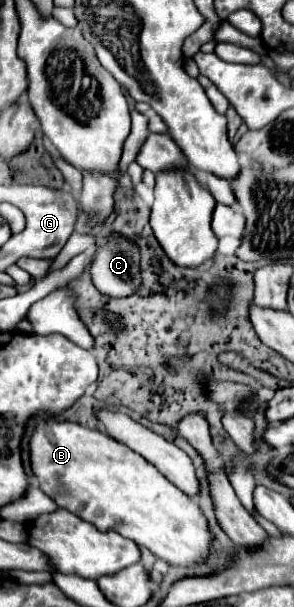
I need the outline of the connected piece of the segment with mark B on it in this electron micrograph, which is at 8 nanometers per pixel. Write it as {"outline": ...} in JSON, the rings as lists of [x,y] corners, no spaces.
{"outline":[[[41,420],[31,436],[31,468],[39,482],[39,488],[51,496],[59,508],[65,508],[83,520],[91,520],[99,530],[115,528],[121,536],[137,542],[139,546],[147,546],[157,558],[169,562],[171,566],[195,566],[211,556],[213,548],[213,532],[199,504],[181,492],[175,484],[171,484],[149,460],[141,454],[133,452],[125,444],[107,436],[105,432],[85,428],[75,422],[57,422],[57,420]]]}

